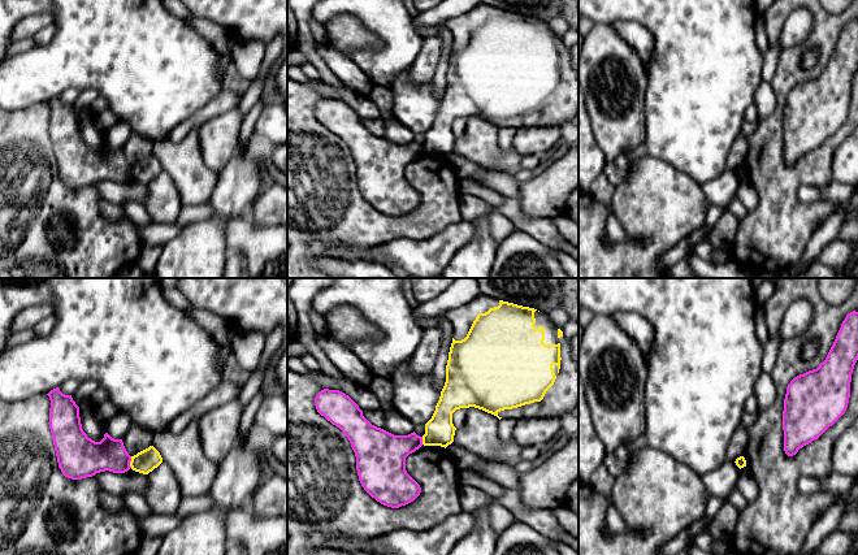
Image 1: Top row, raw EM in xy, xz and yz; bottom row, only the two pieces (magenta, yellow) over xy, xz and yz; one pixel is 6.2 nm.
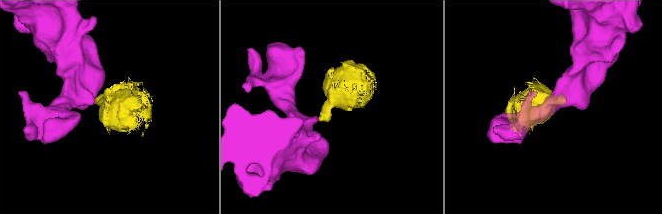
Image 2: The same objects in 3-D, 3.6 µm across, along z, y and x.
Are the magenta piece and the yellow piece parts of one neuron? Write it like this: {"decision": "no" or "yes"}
{"decision": "no"}

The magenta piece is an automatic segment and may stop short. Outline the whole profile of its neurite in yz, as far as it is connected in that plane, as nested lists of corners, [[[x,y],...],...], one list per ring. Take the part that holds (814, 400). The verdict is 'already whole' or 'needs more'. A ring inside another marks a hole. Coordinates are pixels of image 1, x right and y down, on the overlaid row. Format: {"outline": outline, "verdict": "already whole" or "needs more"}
{"outline": [[[858,312],[846,315],[836,339],[816,369],[794,377],[786,387],[783,411],[784,451],[793,456],[800,448],[818,439],[846,411],[850,382],[858,360]]], "verdict": "already whole"}

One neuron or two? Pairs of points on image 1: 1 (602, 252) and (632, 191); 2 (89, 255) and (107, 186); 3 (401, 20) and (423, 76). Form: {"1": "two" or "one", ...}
{"1": "one", "2": "two", "3": "two"}

